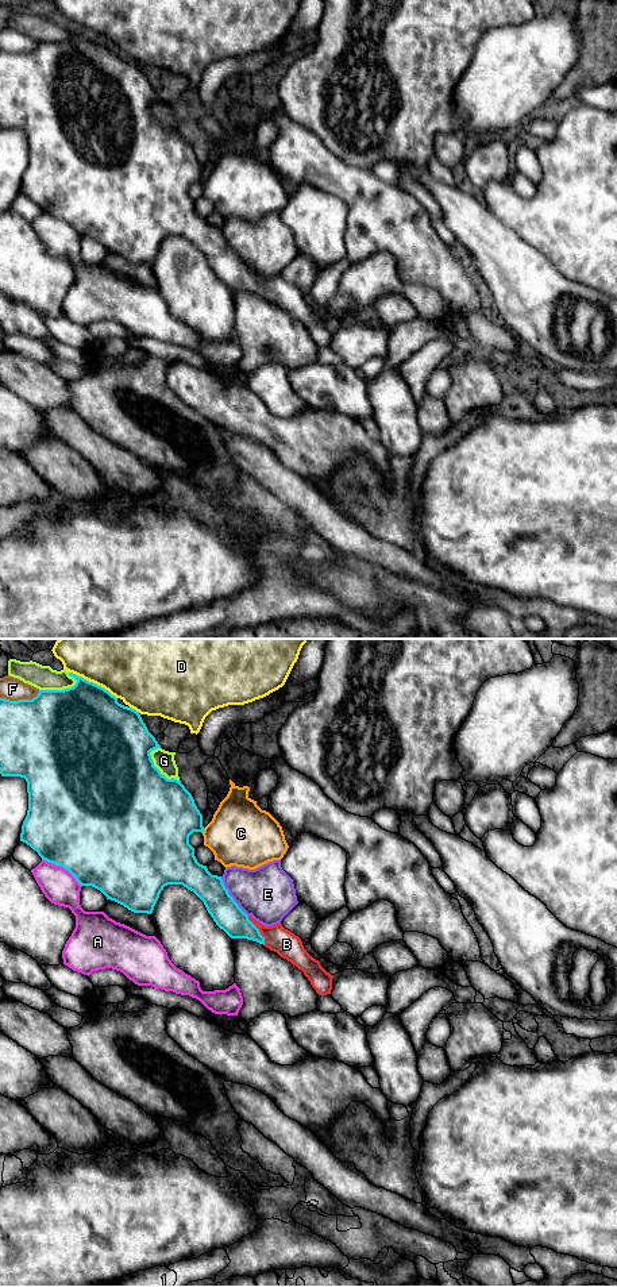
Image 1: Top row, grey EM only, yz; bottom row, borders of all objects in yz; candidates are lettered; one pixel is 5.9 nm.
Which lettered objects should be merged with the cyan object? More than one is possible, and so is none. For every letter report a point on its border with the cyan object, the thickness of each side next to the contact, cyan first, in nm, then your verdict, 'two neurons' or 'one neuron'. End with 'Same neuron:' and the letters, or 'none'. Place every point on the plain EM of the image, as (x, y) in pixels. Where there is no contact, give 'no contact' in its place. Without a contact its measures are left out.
A: meets cyan in yz at (62, 218); 500 nm thick on the cyan side, 200 nm on the other; two neurons
B: meets cyan in yz at (258, 282); 170 nm thick on the cyan side, 160 nm on the other; one neuron
C: meets cyan in yz at (203, 182); 380 nm thick on the cyan side, 380 nm on the other; two neurons
D: meets cyan in yz at (92, 34); 460 nm thick on the cyan side, 320 nm on the other; two neurons
E: meets cyan in yz at (231, 249); 170 nm thick on the cyan side, 320 nm on the other; two neurons
F: meets cyan in yz at (20, 51); 460 nm thick on the cyan side, 140 nm on the other; two neurons
G: meets cyan in yz at (158, 122); 500 nm thick on the cyan side, 120 nm on the other; two neurons
Same neuron: B

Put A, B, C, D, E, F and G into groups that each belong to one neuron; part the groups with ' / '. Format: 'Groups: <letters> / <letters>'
Groups: A / B / C / D / E / F / G

